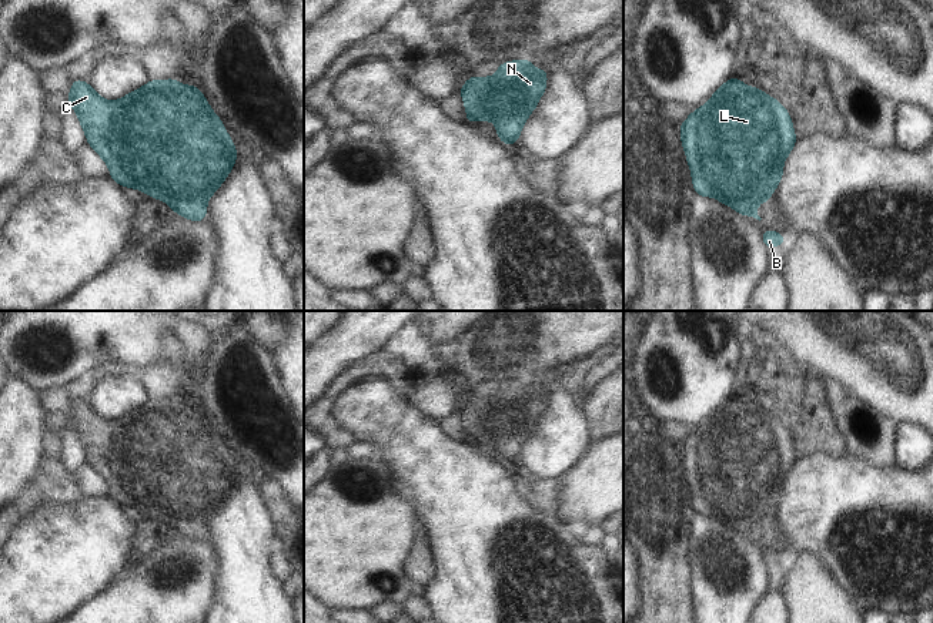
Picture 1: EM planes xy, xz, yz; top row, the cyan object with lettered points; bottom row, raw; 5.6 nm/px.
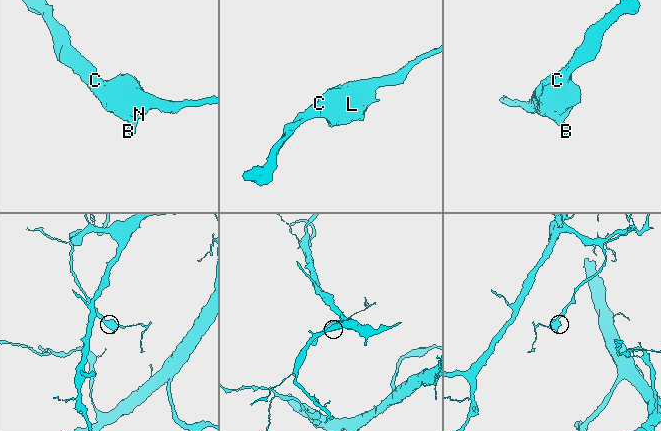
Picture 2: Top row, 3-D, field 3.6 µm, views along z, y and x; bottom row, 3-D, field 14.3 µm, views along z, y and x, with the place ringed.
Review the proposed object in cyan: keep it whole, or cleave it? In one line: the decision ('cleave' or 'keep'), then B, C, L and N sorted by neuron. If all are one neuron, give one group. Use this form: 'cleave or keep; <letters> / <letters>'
keep; B C L N

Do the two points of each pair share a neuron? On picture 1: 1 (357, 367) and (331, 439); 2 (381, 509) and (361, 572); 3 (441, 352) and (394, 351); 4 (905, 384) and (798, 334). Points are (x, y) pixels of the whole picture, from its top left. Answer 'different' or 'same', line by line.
1: same
2: same
3: different
4: same

